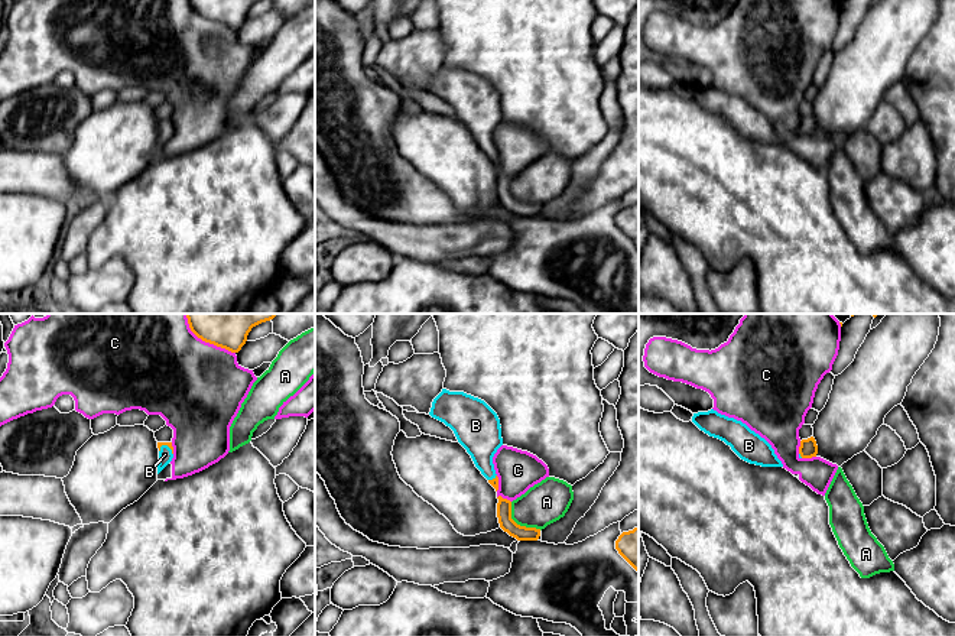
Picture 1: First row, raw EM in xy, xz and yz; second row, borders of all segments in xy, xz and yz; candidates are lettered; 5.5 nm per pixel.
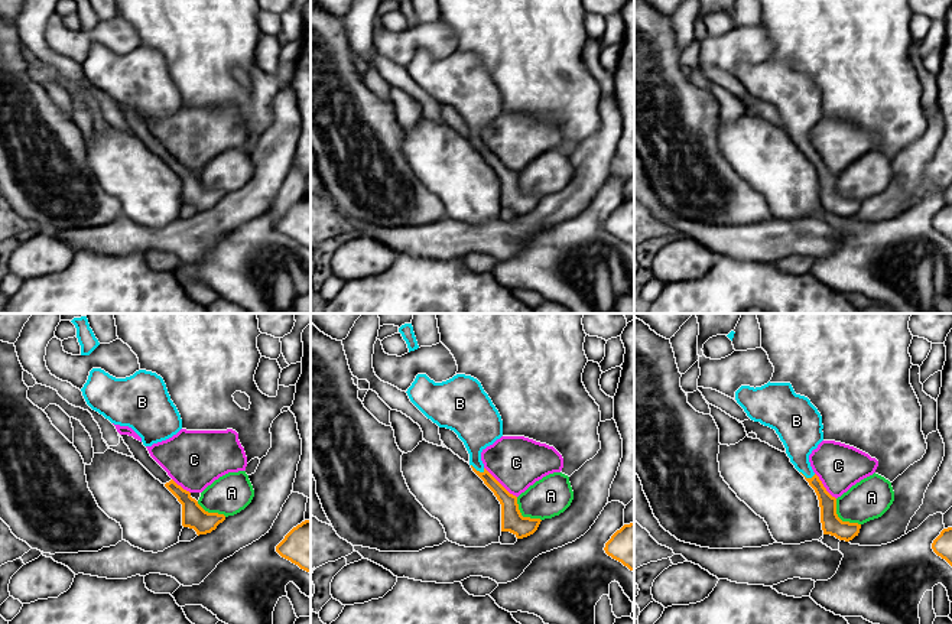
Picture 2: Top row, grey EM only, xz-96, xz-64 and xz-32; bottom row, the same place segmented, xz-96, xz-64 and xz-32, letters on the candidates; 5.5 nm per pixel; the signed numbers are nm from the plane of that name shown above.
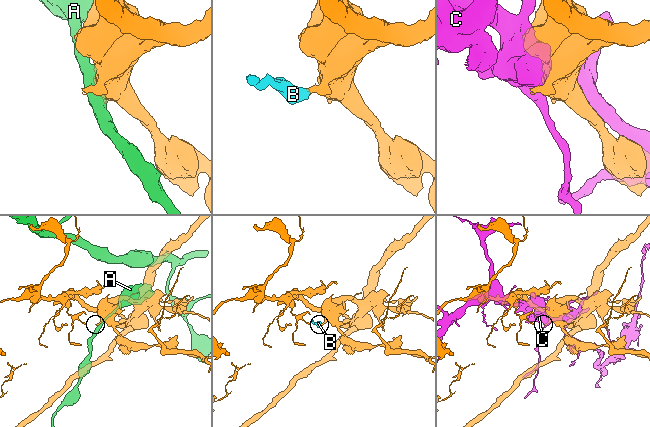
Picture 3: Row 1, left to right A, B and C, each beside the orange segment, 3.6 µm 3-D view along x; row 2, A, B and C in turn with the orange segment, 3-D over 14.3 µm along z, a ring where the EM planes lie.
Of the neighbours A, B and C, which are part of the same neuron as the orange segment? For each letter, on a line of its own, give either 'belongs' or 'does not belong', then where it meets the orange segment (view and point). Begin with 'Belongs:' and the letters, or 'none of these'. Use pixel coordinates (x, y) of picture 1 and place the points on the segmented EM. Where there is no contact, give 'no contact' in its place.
Belongs: B
A: does not belong; meets orange in xz at (519, 525)
B: belongs; meets orange in xy at (168, 445)
C: does not belong; meets orange in xy at (205, 341)

